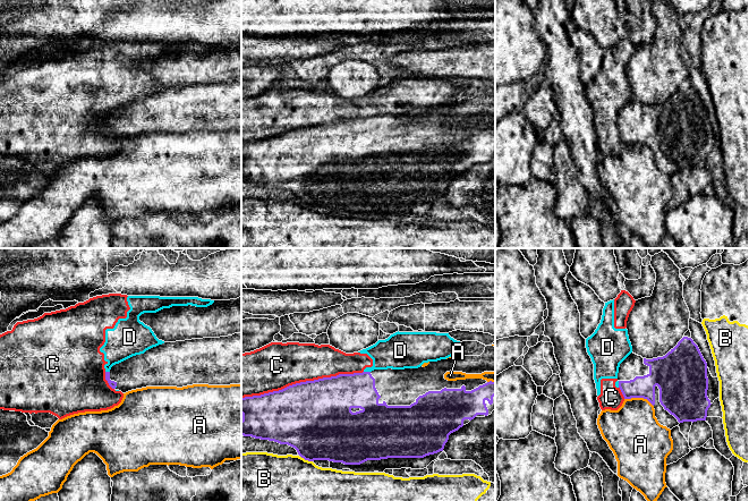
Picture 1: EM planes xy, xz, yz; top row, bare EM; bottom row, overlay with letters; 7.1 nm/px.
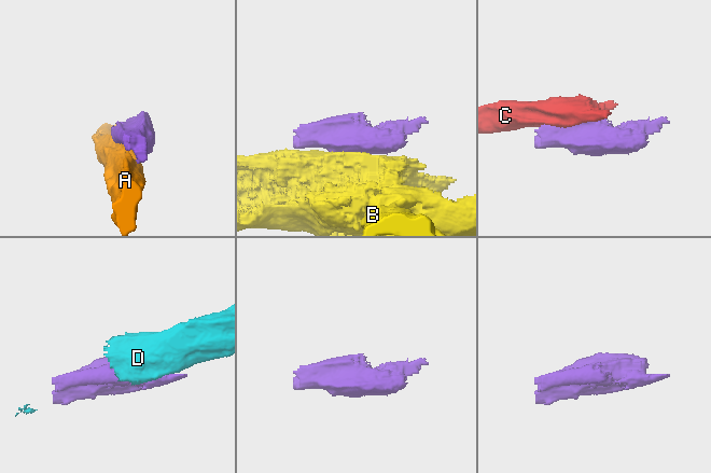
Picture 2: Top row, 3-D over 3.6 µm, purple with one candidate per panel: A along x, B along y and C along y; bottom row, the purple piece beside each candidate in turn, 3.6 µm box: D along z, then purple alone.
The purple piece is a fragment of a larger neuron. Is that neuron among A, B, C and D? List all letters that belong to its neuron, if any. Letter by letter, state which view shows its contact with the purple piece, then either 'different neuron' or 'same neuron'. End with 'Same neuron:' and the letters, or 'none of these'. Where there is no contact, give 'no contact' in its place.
A: meets purple in yz; different neuron
B: meets purple in xz; different neuron
C: meets purple in xz; different neuron
D: meets purple in xz; different neuron
Same neuron: none of these

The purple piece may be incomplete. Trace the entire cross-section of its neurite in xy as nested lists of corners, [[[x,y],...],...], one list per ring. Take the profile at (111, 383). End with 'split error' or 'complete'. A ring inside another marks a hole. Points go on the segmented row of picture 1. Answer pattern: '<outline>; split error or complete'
[[[241,332],[164,342],[113,365],[105,380],[122,393],[146,387],[241,384]]]; split error

